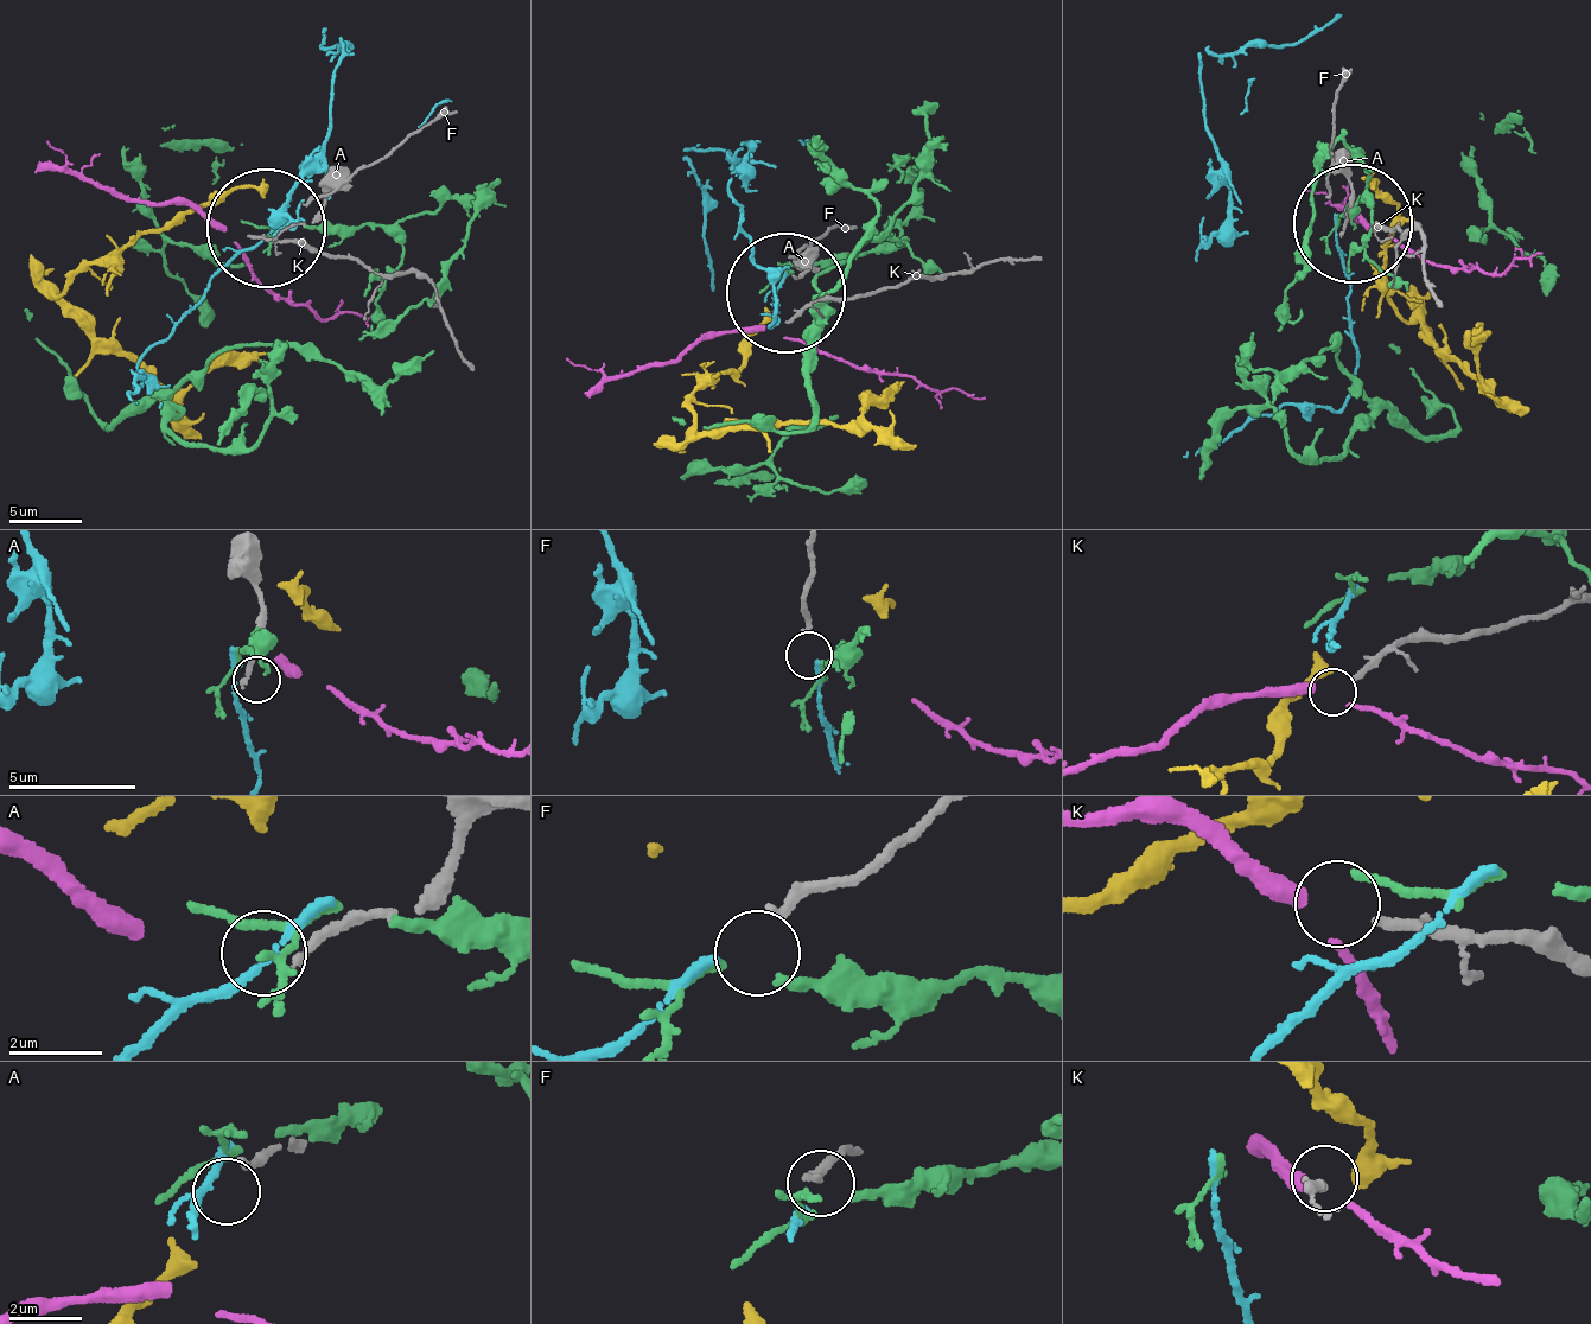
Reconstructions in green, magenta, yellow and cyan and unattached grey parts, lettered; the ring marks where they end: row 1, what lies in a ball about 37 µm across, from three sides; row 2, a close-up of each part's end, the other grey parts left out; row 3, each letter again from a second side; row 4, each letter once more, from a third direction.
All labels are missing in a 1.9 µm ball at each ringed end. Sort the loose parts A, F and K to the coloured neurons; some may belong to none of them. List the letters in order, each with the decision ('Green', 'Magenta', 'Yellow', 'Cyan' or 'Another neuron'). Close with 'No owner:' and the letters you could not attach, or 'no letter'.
A: Another neuron
F: Cyan
K: Magenta
No owner: A

